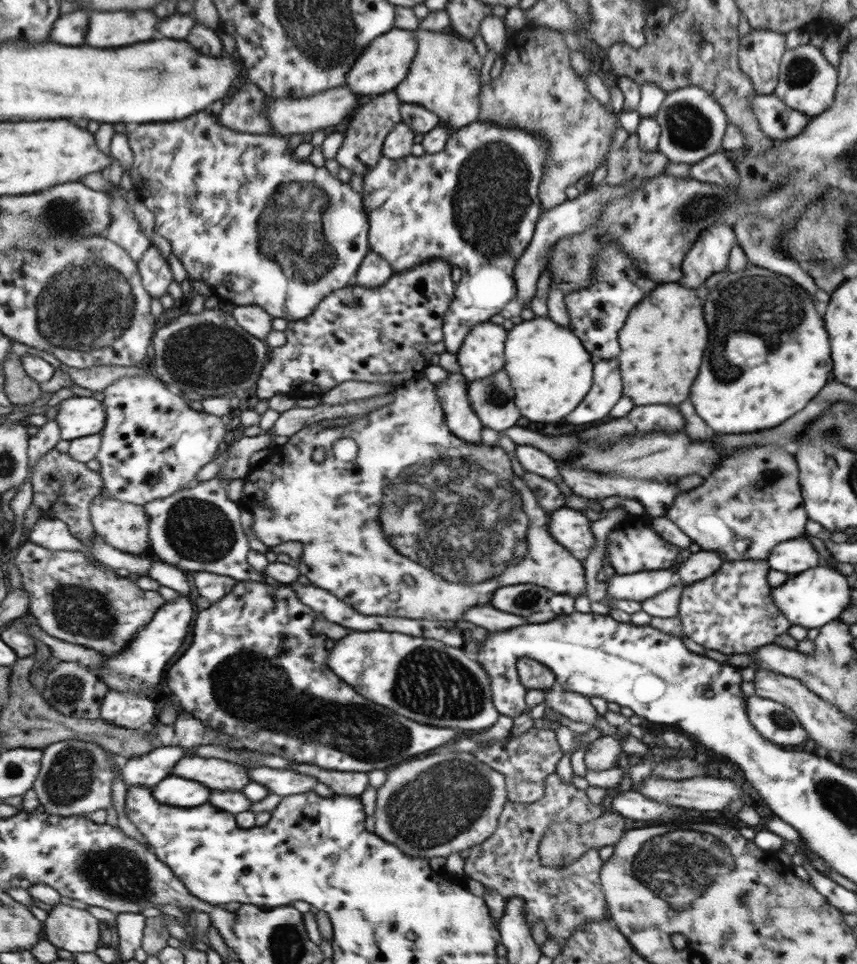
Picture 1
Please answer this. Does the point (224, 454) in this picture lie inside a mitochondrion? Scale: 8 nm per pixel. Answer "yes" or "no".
no

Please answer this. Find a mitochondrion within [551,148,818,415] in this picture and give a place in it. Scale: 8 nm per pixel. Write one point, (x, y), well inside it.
(774, 308)

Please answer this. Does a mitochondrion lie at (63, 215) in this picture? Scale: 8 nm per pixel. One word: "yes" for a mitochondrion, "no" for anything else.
yes

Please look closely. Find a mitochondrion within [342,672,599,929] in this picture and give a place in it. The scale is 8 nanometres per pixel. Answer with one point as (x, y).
(427, 811)

